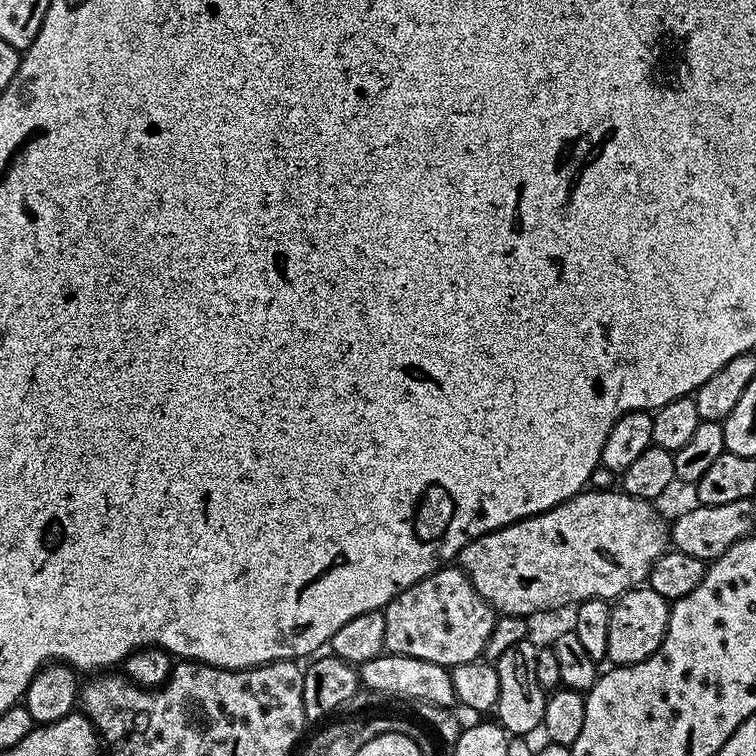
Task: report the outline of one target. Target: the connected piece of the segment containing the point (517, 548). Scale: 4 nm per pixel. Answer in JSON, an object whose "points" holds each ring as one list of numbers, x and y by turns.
{"points":[[585,490,549,512,508,524,472,540,460,551,459,567,463,568,474,590,497,613,527,617,534,611,552,607,578,605,584,600,615,601,647,581,650,566,670,544,670,528,656,513,657,505,628,496,623,490,598,492]]}

